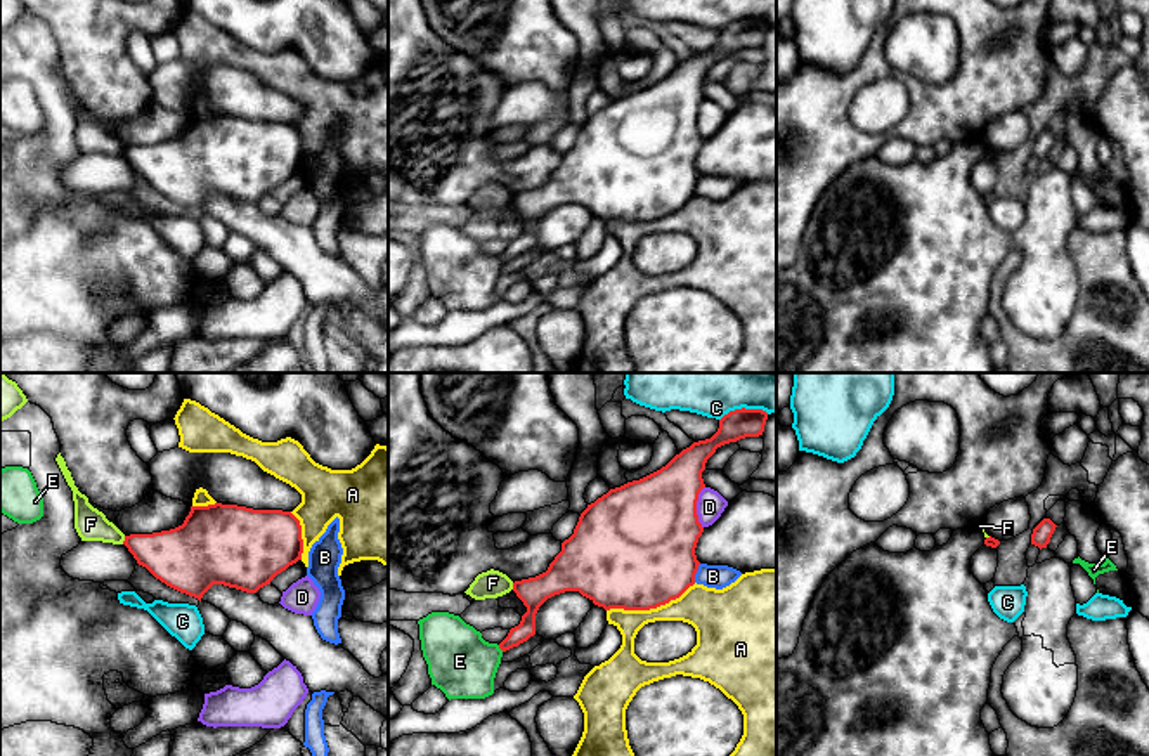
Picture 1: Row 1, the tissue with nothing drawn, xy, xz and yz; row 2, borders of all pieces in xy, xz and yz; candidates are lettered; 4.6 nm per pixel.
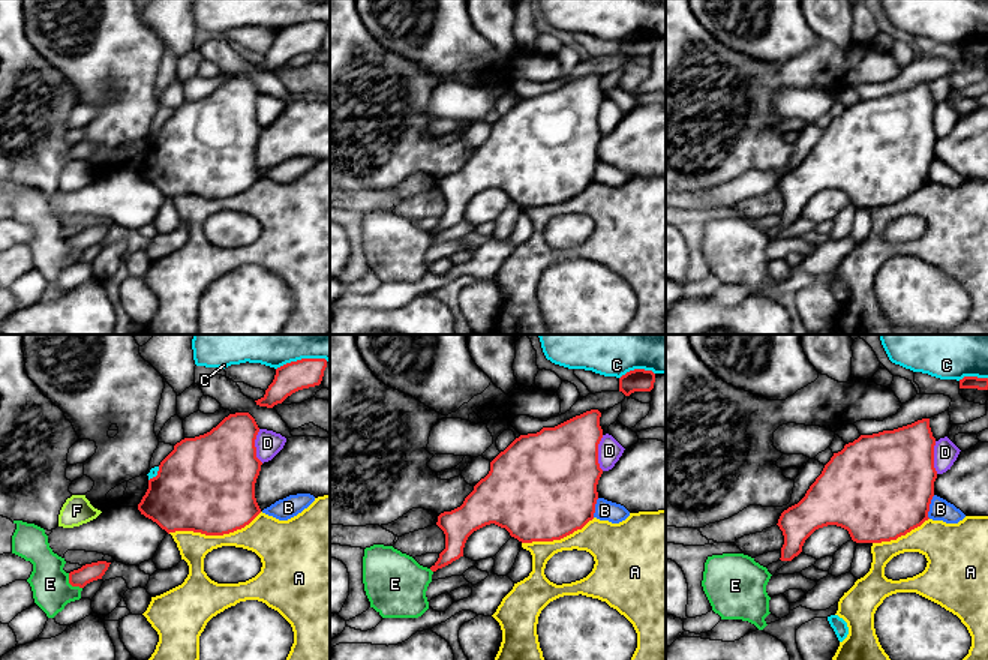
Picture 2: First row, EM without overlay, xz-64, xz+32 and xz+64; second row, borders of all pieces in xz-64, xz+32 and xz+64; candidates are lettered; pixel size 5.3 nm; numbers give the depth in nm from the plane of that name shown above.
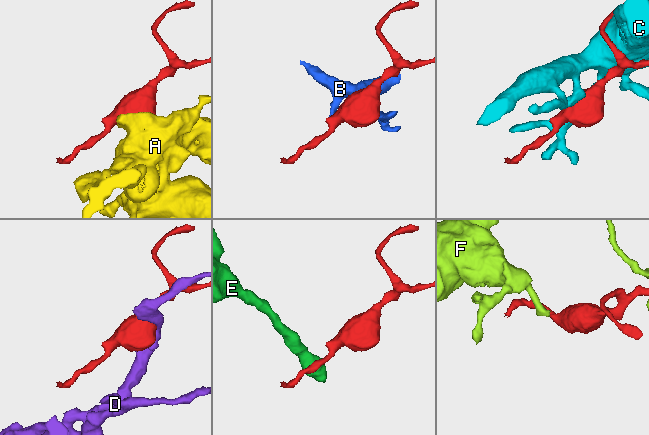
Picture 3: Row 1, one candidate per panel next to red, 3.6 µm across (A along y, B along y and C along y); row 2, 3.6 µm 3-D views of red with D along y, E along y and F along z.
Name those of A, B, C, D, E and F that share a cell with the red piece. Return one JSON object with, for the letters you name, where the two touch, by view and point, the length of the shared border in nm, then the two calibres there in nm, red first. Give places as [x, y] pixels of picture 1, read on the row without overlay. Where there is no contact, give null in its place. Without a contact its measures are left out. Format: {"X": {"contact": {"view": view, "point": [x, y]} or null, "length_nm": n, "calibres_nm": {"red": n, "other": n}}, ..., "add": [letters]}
{"add": []}

